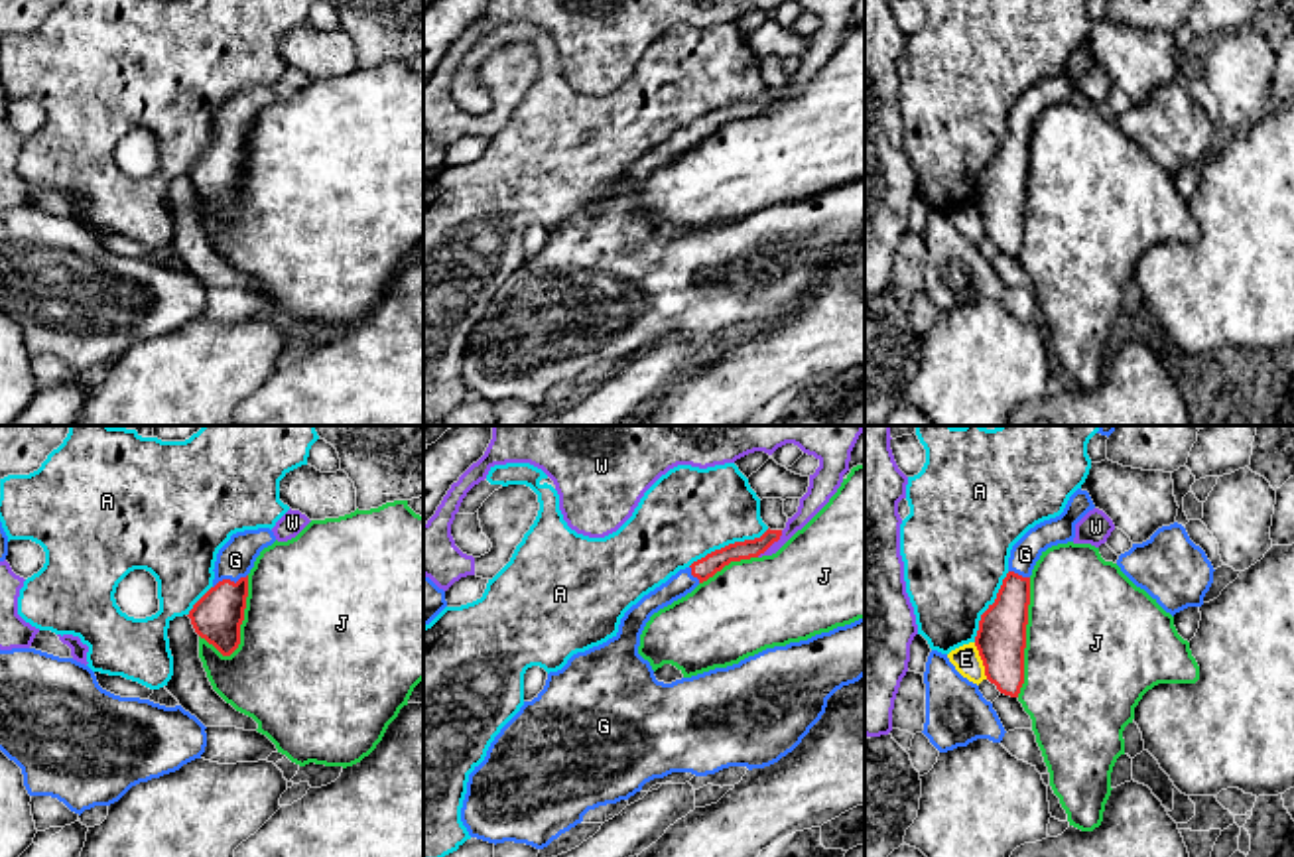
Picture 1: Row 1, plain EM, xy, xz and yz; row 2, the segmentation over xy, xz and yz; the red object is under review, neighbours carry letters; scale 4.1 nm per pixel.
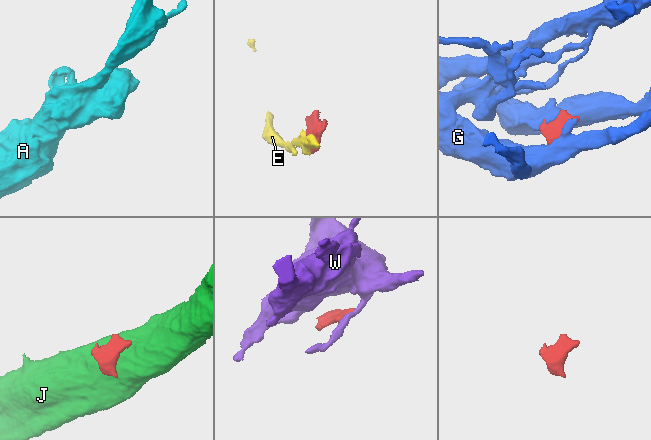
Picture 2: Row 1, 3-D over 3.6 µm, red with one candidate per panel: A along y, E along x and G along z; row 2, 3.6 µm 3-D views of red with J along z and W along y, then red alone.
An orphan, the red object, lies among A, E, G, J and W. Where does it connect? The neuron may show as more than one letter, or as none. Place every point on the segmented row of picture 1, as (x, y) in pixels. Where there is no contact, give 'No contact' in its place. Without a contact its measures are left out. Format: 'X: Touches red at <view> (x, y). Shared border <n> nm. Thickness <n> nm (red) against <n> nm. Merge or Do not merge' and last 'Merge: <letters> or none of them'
A: Touches red at xz (729, 544). Shared border 360 nm. Thickness 90 nm (red) against 380 nm. Do not merge
E: Touches red at yz (981, 659). Shared border 160 nm. Thickness 200 nm (red) against 120 nm. Do not merge
G: Touches red at xy (229, 580). Shared border 160 nm. Thickness 200 nm (red) against 150 nm. Merge
J: Touches red at yz (1025, 637). Shared border 500 nm. Thickness 200 nm (red) against 500 nm. Do not merge
W: Touches red at xz (771, 544). Shared border 160 nm. Thickness 90 nm (red) against 90 nm. Do not merge
Merge: G

